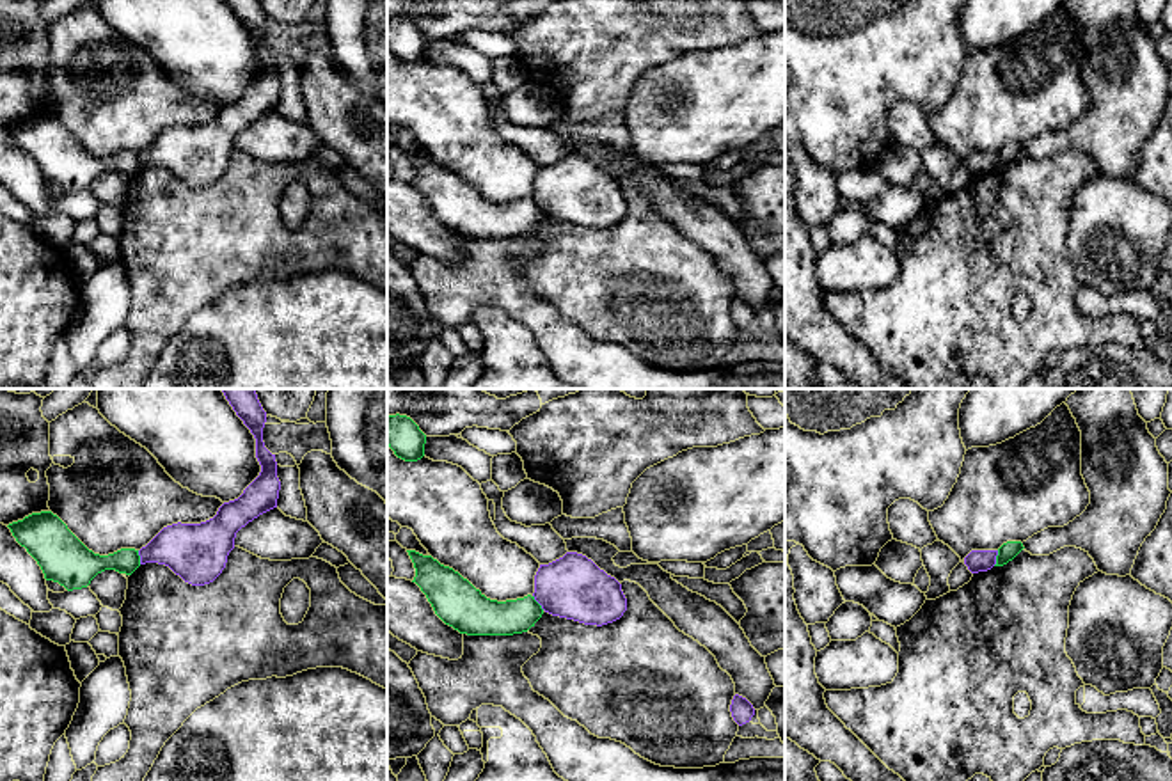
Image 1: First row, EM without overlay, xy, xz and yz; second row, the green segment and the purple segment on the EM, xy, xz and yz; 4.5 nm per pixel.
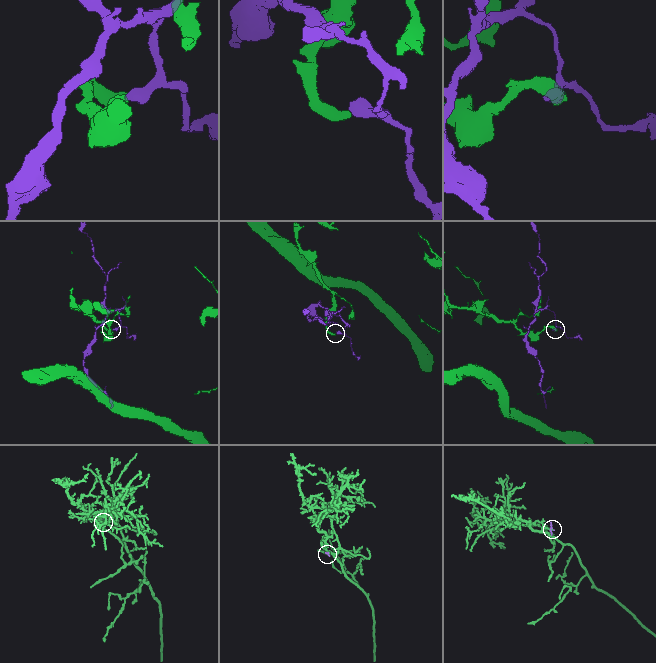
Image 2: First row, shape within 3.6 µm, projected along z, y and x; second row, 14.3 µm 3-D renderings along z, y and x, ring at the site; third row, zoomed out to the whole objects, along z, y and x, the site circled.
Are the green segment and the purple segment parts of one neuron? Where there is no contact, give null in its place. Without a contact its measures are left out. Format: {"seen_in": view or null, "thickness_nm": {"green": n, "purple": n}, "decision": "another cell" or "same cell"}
{"seen_in": "yz", "thickness_nm": {"green": 80, "purple": 100}, "decision": "another cell"}

